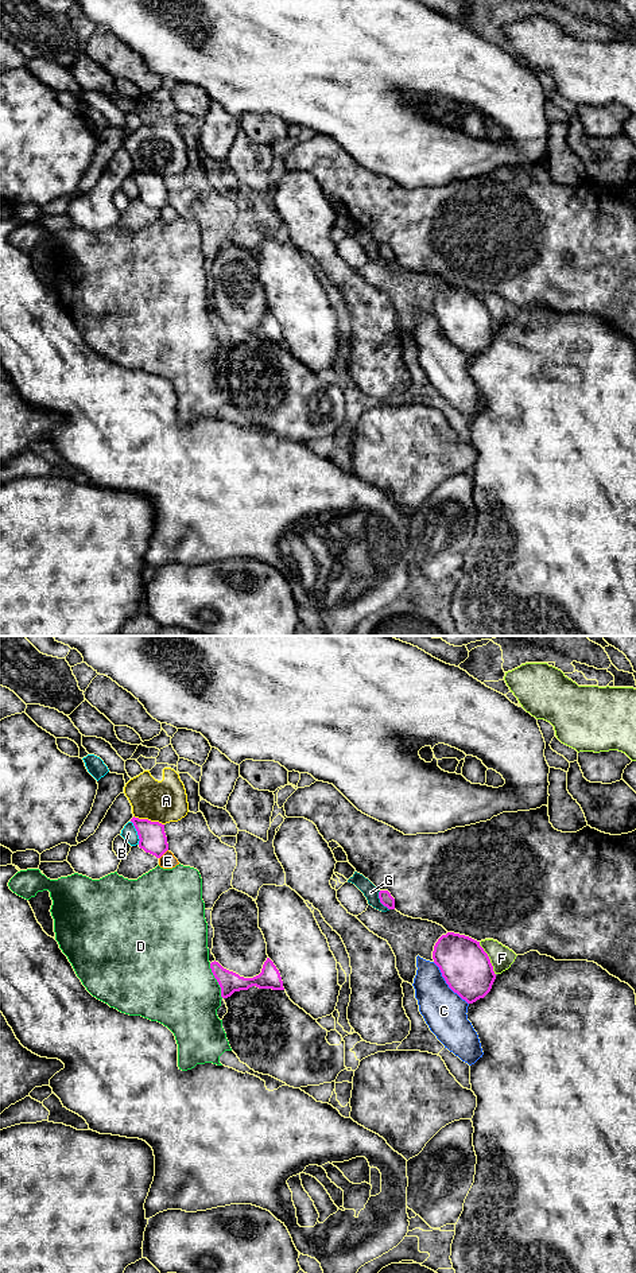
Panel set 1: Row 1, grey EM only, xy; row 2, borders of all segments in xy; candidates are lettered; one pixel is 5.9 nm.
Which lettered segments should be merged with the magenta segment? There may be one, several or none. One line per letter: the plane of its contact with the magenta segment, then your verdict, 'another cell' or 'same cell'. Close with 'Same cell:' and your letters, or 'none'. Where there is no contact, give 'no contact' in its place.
A: contact in xy; another cell
B: contact in xy; another cell
C: contact in xy; another cell
D: contact in xy; another cell
E: contact in xy; another cell
F: contact in xy; another cell
G: contact in xy; another cell
Same cell: none

